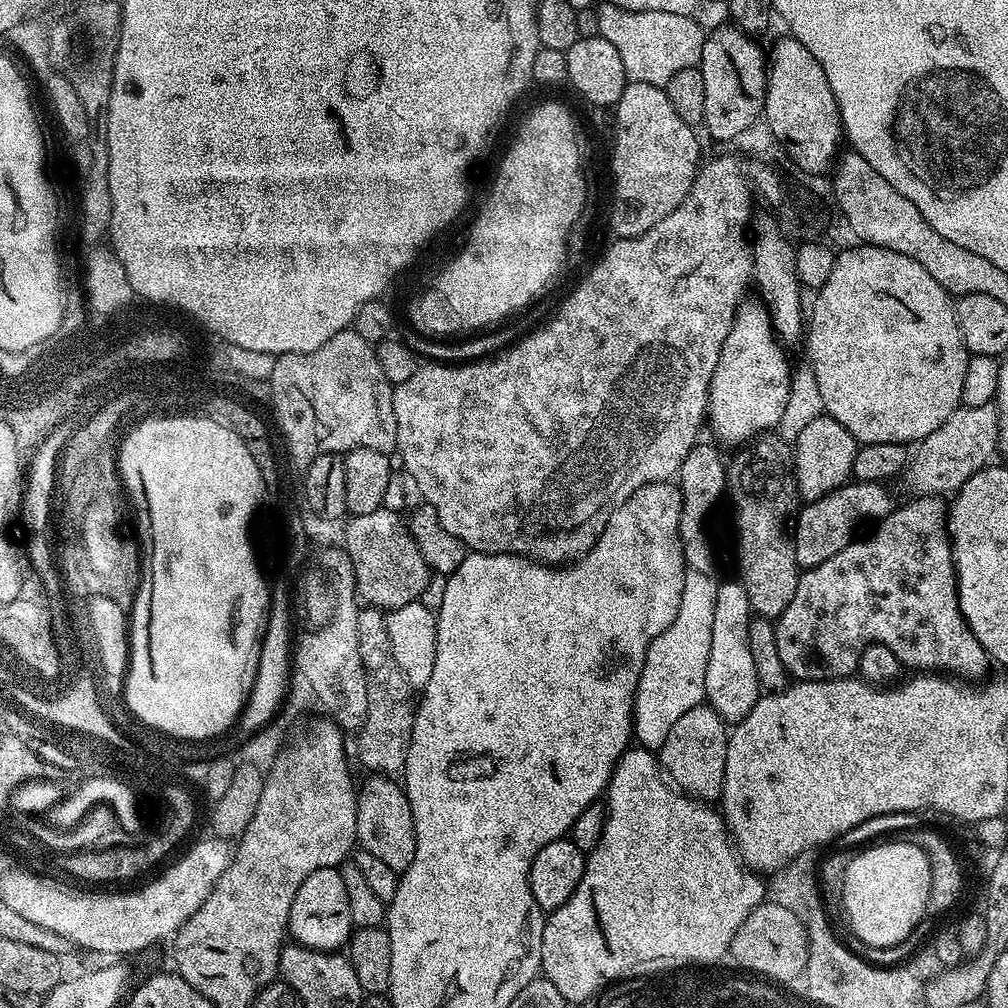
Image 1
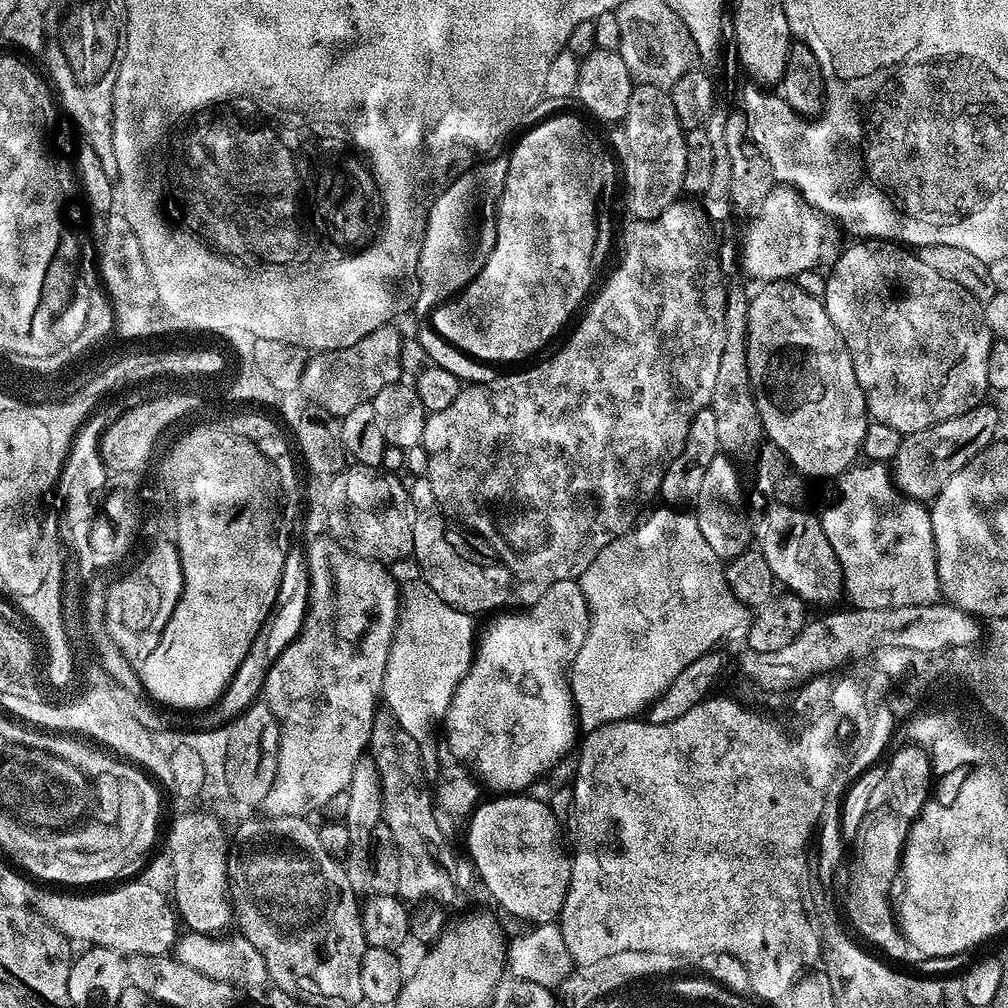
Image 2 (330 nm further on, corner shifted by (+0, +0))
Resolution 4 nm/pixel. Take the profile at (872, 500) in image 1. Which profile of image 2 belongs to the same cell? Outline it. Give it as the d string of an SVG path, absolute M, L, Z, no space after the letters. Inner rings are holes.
M985 402L974 410L966 410L966 414L958 418L938 422L926 430L907 433L900 441L896 459L890 464L896 487L911 500L935 500L942 486L946 486L946 482L950 482L950 478L954 478L954 474L958 474L958 470L962 470L962 466L966 466L974 454L995 441L996 423L996 410L991 403Z

